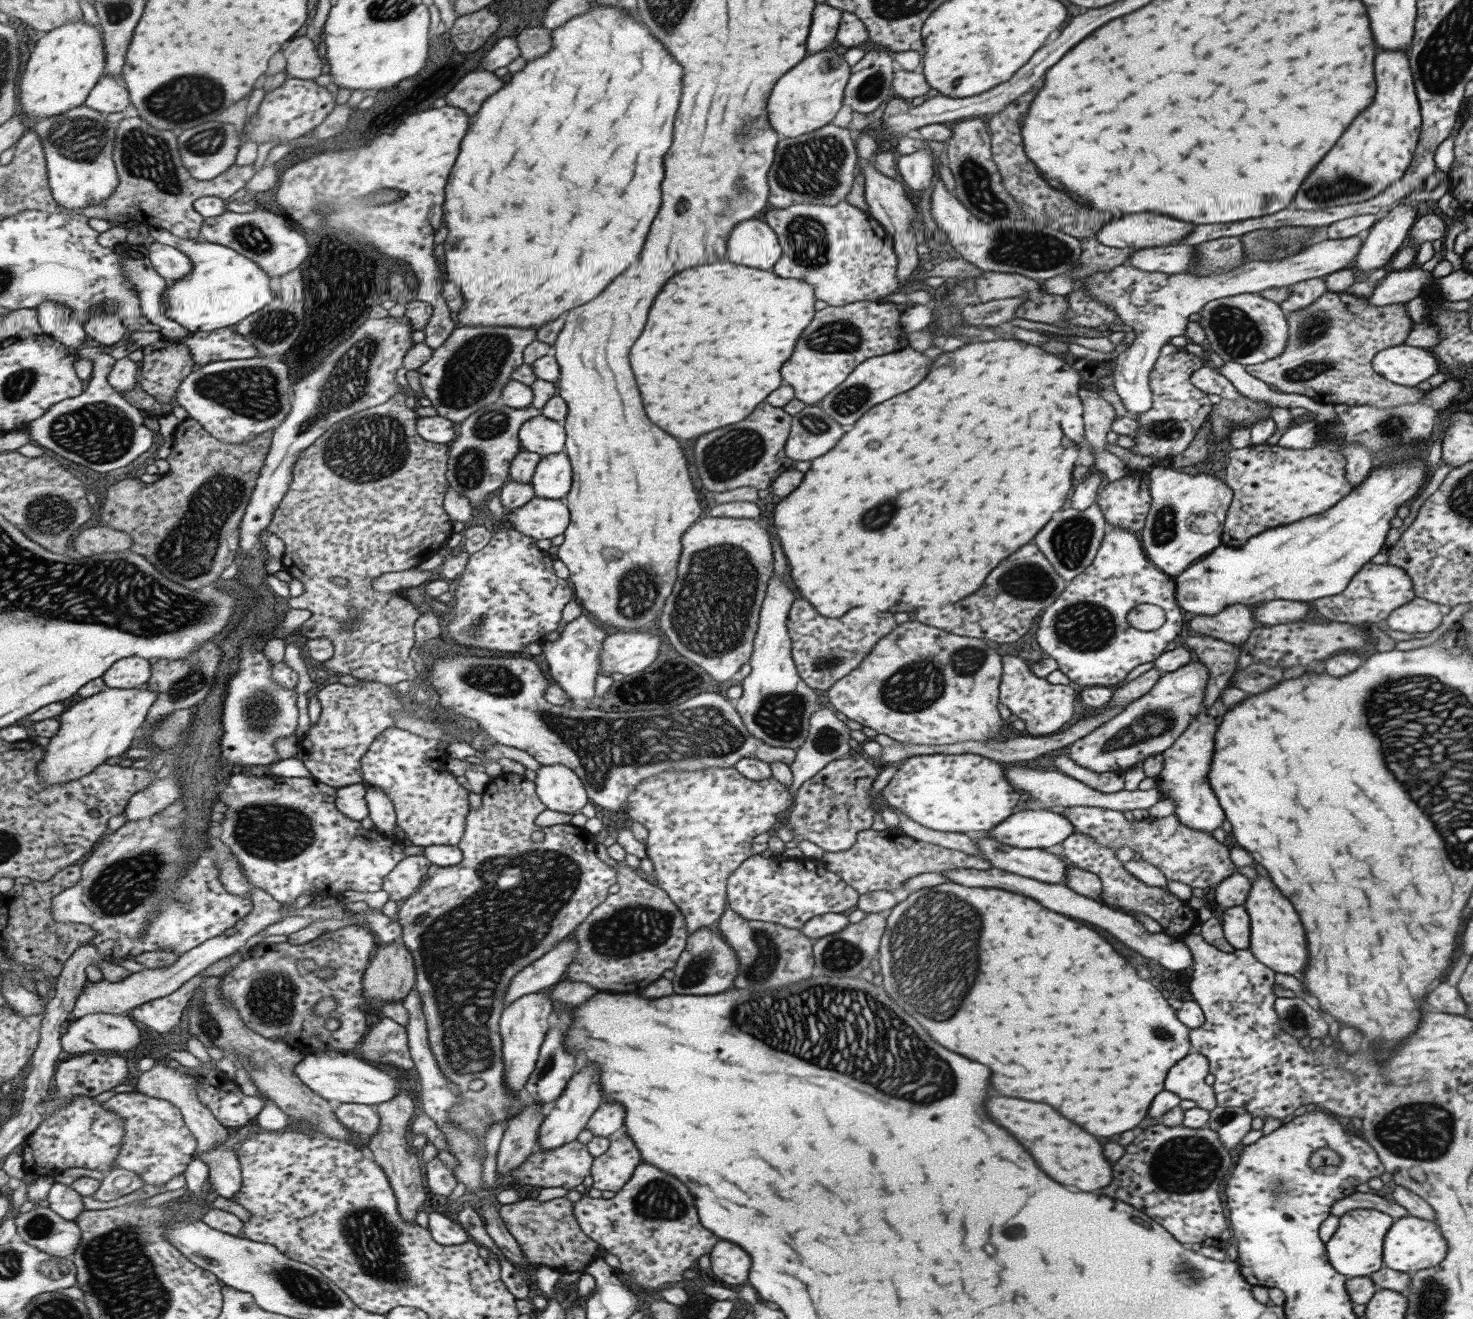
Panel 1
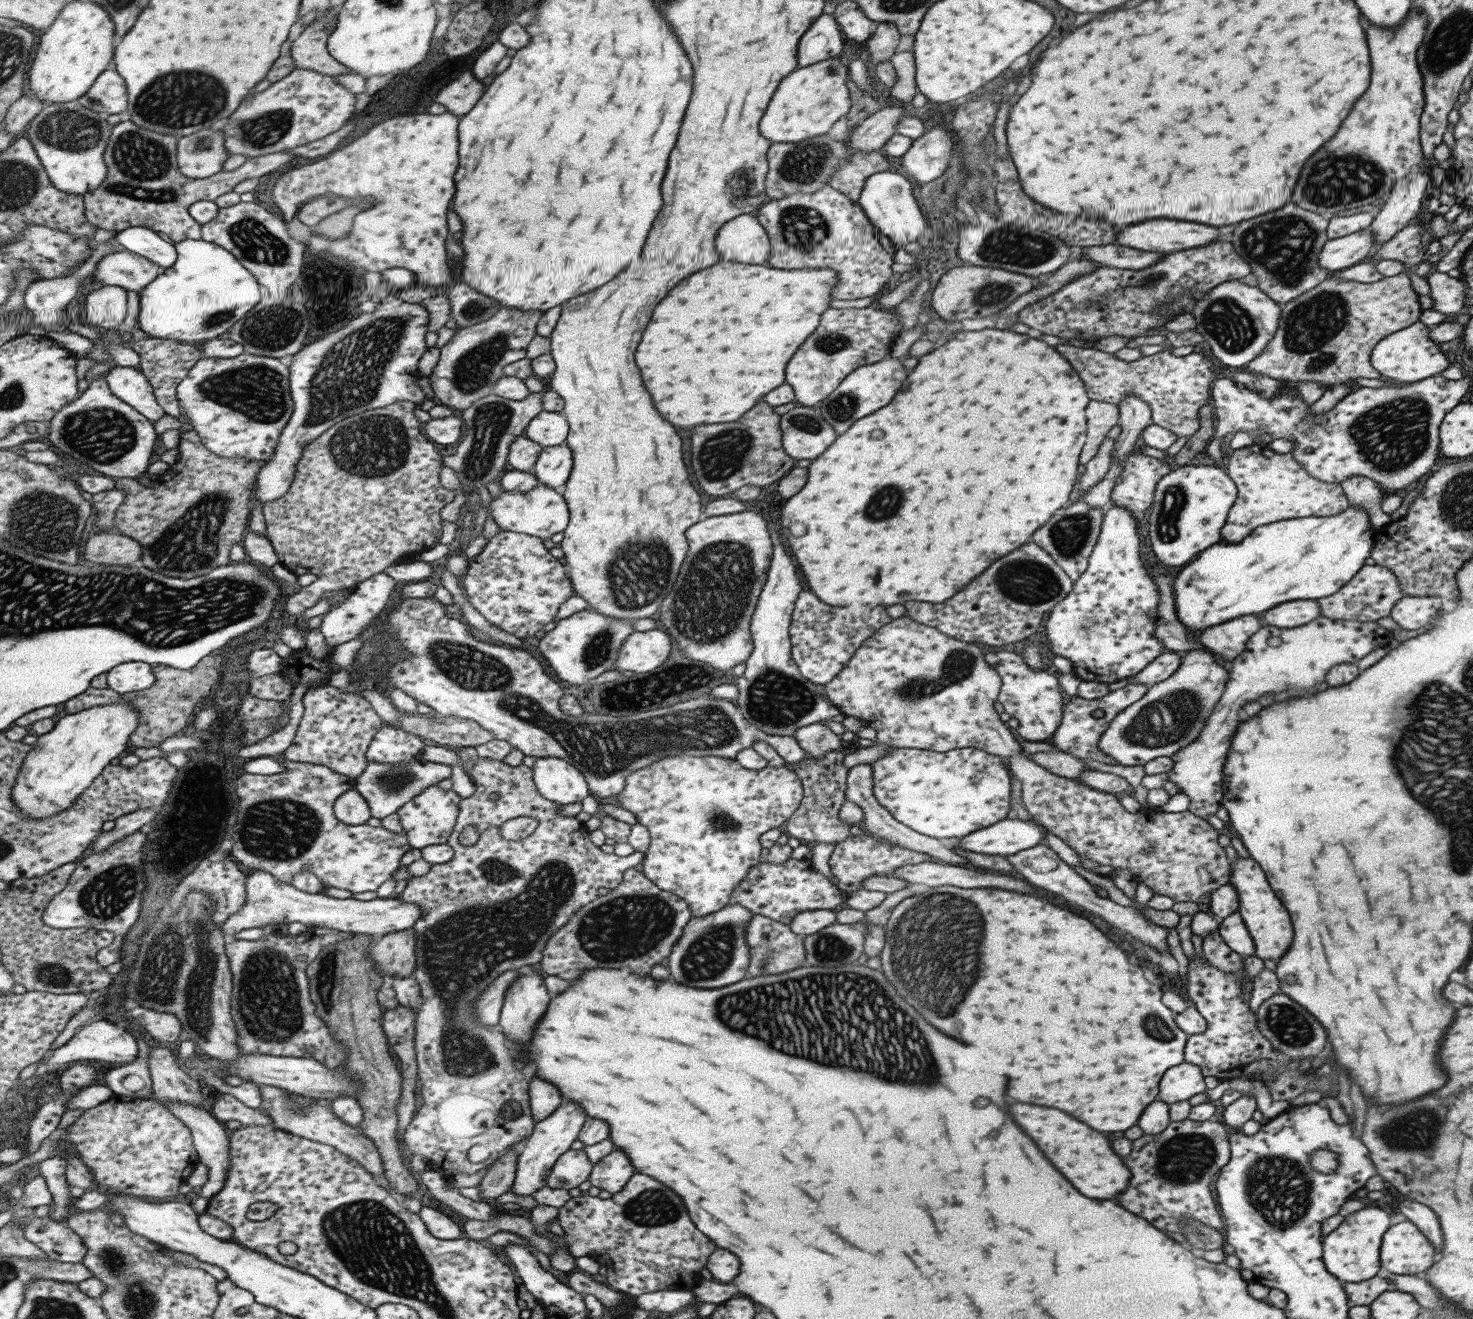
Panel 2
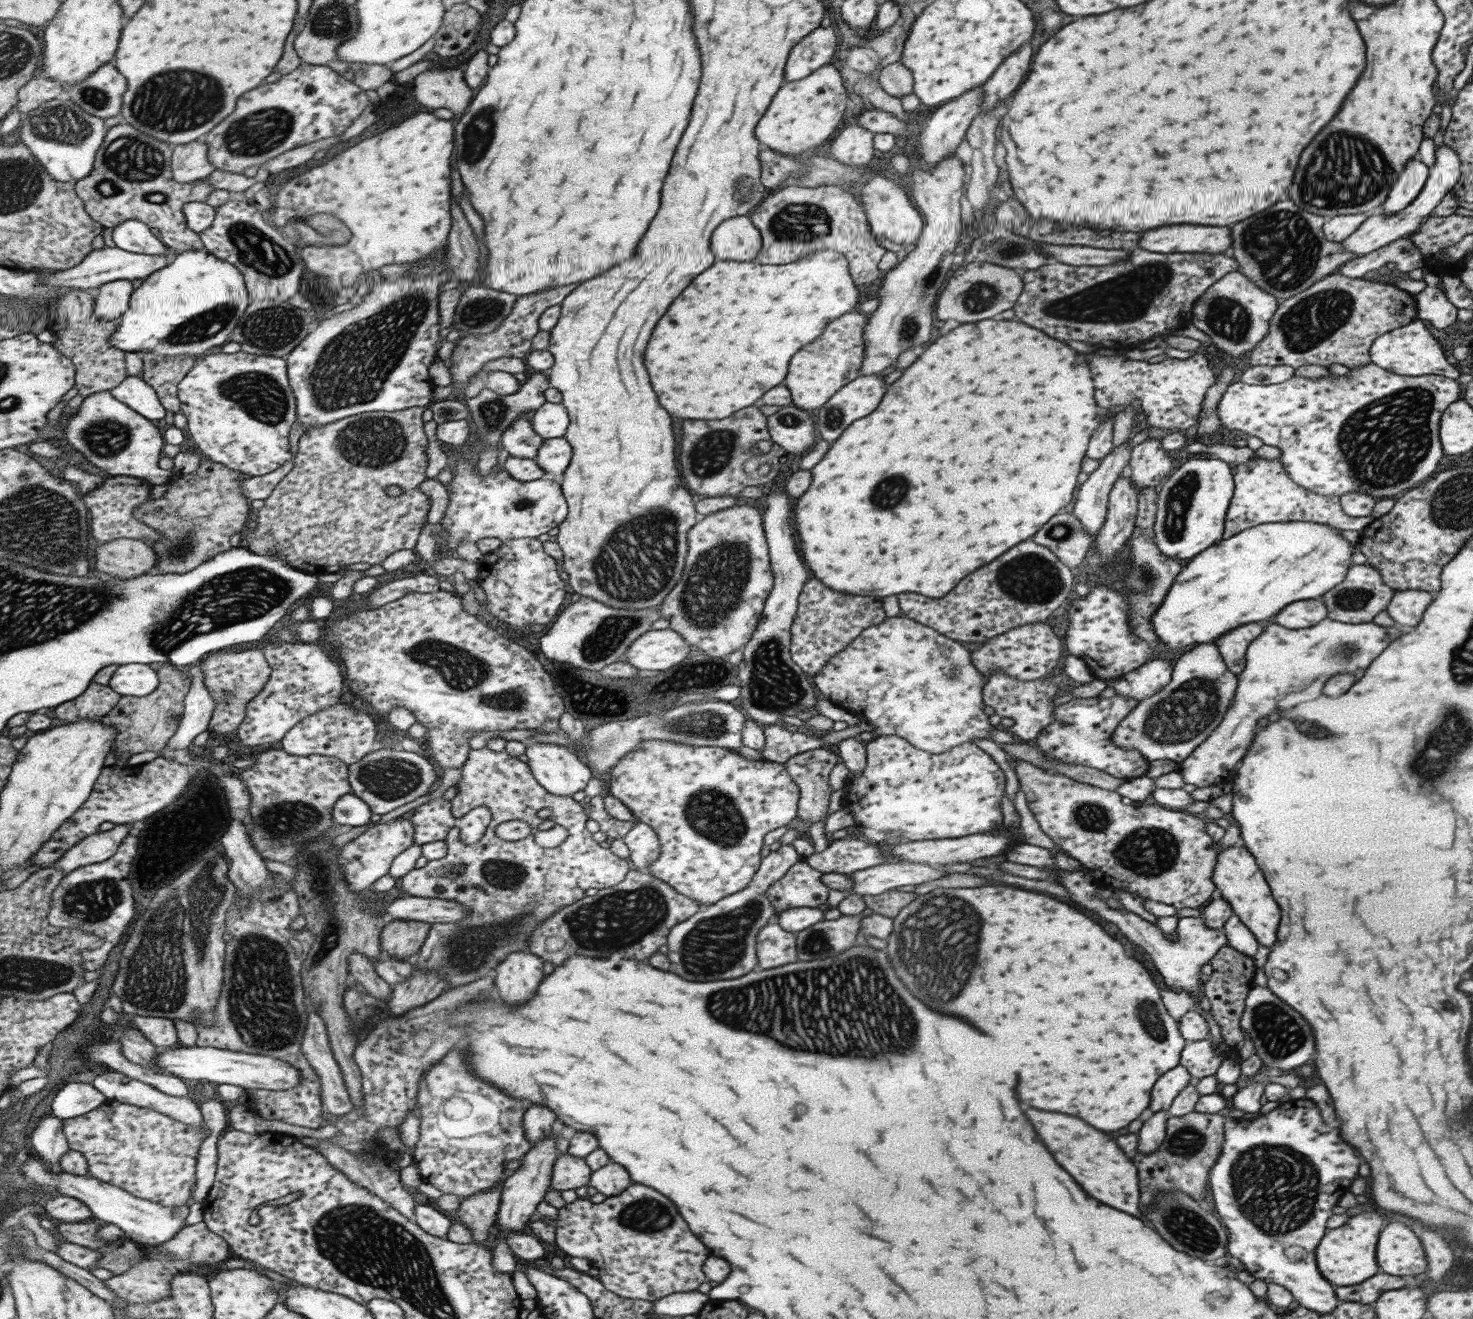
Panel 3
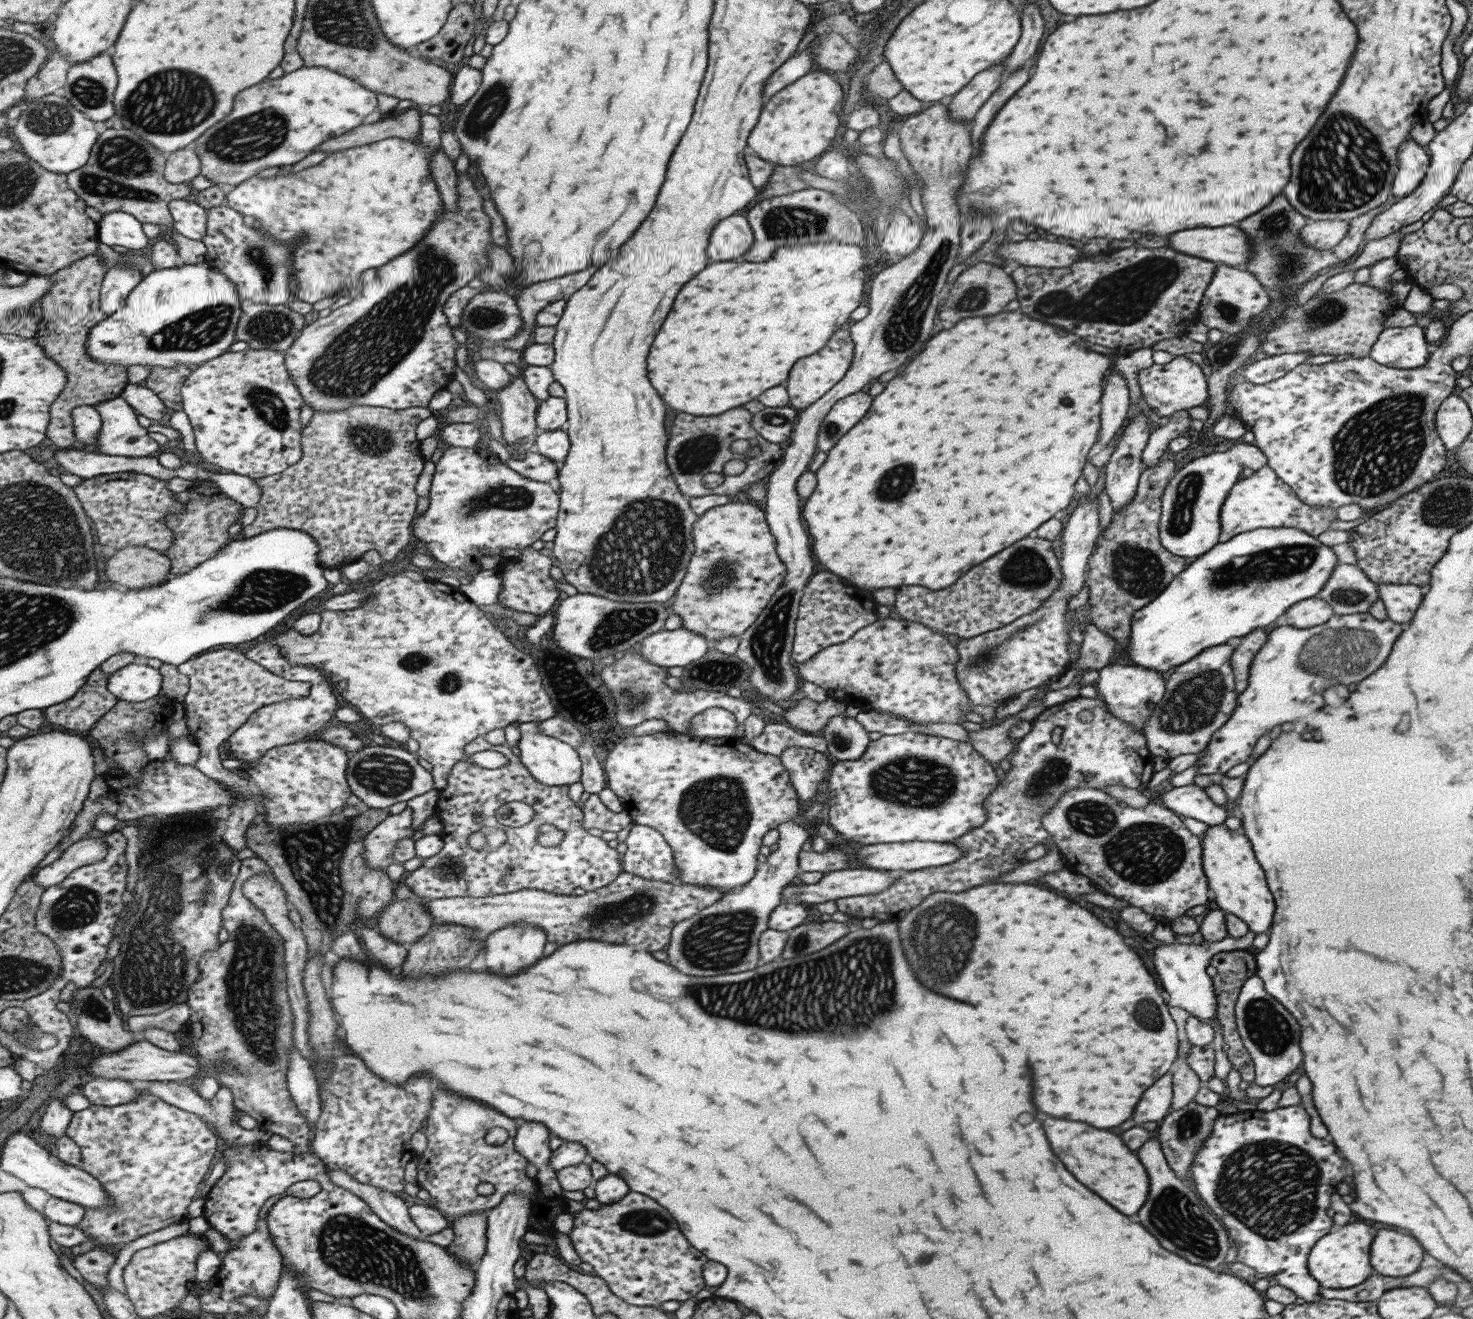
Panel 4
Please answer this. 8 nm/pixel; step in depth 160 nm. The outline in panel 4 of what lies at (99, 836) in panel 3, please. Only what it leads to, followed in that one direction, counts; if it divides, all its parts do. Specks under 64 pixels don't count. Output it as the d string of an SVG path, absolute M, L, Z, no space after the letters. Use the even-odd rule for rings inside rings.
M92 834L62 851L57 860L37 871L34 875L36 882L48 889L65 880L77 868L103 860L107 853L108 844L99 834Z

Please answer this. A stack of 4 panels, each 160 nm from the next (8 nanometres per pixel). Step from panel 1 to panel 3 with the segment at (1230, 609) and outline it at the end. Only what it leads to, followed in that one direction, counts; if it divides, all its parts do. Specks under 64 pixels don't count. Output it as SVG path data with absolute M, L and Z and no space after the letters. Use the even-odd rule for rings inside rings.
M1243 624L1223 634L1213 642L1227 670L1239 674L1245 664L1245 650L1261 634L1259 624Z

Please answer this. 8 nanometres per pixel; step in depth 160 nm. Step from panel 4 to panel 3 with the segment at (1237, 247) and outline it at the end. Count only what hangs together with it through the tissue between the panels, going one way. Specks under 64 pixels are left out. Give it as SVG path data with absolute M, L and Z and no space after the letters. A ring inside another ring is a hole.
M1161 226L1155 230L1147 230L1139 248L1151 252L1205 252L1205 254L1221 254L1229 248L1231 238L1227 228L1217 226Z

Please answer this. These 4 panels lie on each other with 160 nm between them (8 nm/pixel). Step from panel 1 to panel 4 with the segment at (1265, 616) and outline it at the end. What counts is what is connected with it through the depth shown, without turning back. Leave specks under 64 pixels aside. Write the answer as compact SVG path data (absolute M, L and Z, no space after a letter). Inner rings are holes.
M1317 596L1303 599L1291 605L1289 610L1275 622L1275 626L1312 627L1327 622L1334 615L1331 605Z

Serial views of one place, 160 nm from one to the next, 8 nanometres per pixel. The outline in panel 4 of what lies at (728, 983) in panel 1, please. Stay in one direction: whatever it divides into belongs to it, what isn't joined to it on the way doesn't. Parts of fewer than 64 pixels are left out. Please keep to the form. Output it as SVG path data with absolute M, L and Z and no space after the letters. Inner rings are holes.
M798 815L779 823L776 829L777 848L766 856L764 863L757 863L749 882L672 926L669 942L663 949L668 956L667 963L675 970L689 976L711 977L745 972L757 966L759 935L768 928L769 913L782 902L781 889L799 873L797 853L803 842L810 840Z

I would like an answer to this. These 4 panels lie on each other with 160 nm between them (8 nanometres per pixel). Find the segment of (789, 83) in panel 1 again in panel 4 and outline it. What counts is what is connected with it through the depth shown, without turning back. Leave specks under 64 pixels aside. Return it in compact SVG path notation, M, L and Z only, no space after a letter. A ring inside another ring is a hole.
M823 72L805 73L776 92L761 107L757 122L746 138L746 145L761 160L783 167L807 162L829 149L837 136L837 110L843 96L839 83Z

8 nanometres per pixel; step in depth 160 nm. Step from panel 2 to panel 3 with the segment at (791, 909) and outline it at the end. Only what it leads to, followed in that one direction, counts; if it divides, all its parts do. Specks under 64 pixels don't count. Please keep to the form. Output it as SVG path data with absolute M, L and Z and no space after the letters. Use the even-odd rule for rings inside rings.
M804 859L793 864L766 892L776 914L792 908L815 908L826 902L829 888L819 881L820 876L821 873L813 870Z

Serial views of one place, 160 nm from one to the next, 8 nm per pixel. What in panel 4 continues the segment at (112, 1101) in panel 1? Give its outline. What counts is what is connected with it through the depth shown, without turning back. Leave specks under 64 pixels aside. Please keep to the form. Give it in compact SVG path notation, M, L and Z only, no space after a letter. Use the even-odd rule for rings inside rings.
M149 1090L132 1103L119 1106L91 1105L74 1113L67 1130L82 1150L82 1169L103 1182L112 1203L106 1209L86 1207L84 1219L77 1225L94 1239L96 1246L111 1248L129 1244L146 1234L188 1220L190 1206L200 1194L199 1186L207 1178L219 1152L219 1137L199 1115L173 1106Z

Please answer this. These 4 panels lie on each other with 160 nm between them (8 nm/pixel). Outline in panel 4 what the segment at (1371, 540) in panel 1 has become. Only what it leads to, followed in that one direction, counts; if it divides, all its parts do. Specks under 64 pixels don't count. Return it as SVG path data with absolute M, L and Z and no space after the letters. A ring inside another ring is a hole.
M1259 528L1215 544L1176 574L1151 602L1134 612L1125 646L1127 664L1162 673L1197 657L1204 649L1225 644L1229 638L1241 638L1251 630L1267 626L1291 605L1316 596L1329 580L1335 565L1337 559L1331 548L1320 544L1316 537L1293 528Z

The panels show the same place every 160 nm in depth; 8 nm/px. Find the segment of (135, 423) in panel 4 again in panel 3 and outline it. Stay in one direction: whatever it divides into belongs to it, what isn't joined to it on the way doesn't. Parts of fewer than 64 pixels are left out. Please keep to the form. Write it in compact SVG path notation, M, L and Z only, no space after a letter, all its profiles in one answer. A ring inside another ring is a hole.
M112 391L96 392L83 401L82 408L73 414L64 430L64 438L77 452L83 454L91 464L105 470L110 476L144 478L151 486L165 485L175 476L173 472L160 467L161 454L163 453L164 434L159 432L153 421L145 418L139 411L133 410L127 403L121 402Z

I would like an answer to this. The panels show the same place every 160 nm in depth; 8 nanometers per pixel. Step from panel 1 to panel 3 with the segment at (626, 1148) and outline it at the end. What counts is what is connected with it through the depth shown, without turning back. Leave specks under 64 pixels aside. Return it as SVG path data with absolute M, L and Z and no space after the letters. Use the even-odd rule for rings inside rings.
M609 1162L599 1170L592 1171L587 1185L609 1198L621 1194L631 1182L627 1171L621 1165Z

